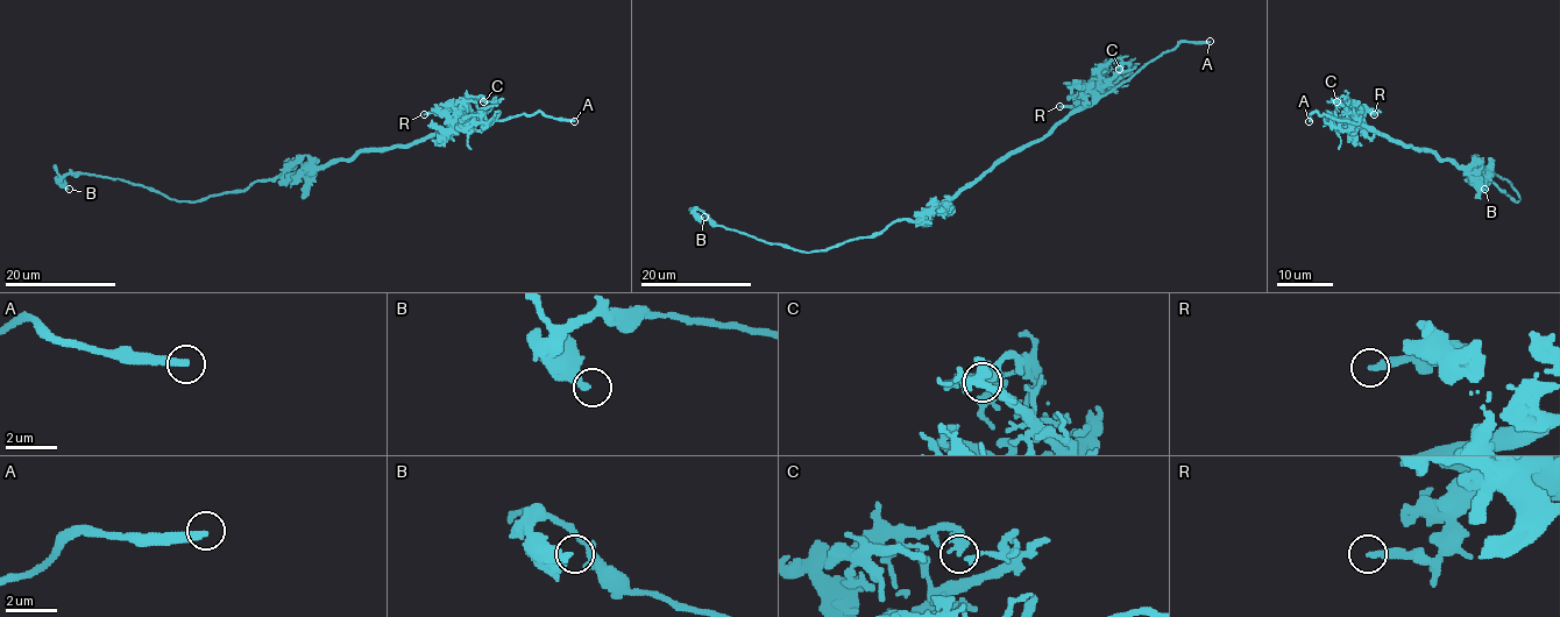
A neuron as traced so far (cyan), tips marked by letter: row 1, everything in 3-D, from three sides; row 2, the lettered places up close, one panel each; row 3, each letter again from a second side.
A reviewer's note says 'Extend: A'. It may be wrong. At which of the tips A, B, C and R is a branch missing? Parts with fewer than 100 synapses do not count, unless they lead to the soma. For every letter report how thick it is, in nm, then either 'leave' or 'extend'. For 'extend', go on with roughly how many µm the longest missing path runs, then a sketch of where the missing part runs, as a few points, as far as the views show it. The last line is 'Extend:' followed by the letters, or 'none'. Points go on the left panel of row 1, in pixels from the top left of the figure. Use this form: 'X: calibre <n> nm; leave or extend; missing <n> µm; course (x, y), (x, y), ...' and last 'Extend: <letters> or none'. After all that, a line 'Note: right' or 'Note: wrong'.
A: calibre 340 nm; extend; missing 50 µm
B: calibre 340 nm; leave
C: calibre 360 nm; leave
R: calibre 280 nm; leave
Extend: A
Note: right

